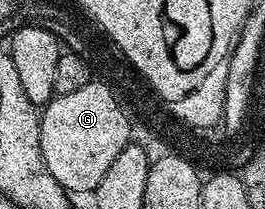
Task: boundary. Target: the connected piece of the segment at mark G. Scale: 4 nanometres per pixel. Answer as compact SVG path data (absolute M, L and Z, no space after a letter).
M103 81L83 83L74 93L56 95L42 108L39 117L41 157L57 181L68 193L93 193L101 185L101 177L109 173L109 165L117 161L117 153L132 142L132 120L118 104L117 97Z

